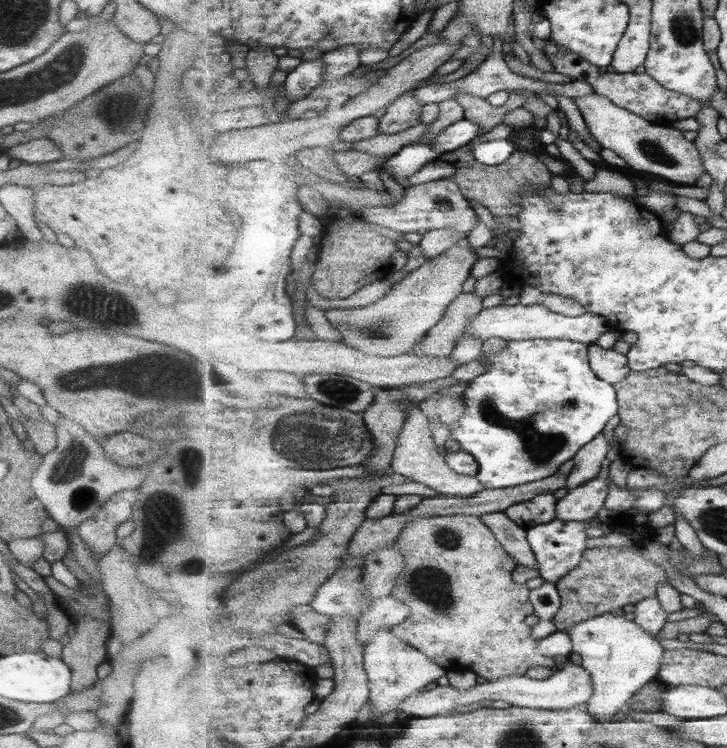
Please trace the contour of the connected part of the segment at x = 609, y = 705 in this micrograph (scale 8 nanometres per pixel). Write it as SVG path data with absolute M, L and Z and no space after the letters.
M606 613L586 622L581 622L574 628L566 630L566 633L570 633L570 636L574 639L575 657L590 672L593 683L597 688L588 708L590 714L599 718L601 724L606 724L618 712L627 711L627 706L635 694L647 684L658 680L661 674L662 663L664 663L664 657L666 657L665 646L630 615L616 616L613 613Z

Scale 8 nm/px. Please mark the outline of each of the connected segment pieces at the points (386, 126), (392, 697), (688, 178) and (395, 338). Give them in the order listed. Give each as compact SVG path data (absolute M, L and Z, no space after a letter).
M415 91L403 94L380 118L380 133L396 134L418 126L422 121L424 106Z
M384 627L371 638L365 648L365 662L372 682L371 700L375 716L400 711L401 704L407 698L424 692L432 682L438 682L442 676L449 674L424 651L400 638L392 627Z
M594 93L581 97L573 100L603 148L615 150L641 176L655 174L674 185L696 186L698 180L708 174L697 144L687 140L681 130L654 124L626 108L621 108L603 94Z
M465 238L448 252L409 273L380 302L348 309L332 305L326 310L328 318L345 335L346 343L366 354L395 357L410 353L419 338L428 336L438 321L445 317L449 306L464 294L464 282L472 276L472 268L480 258L474 253L469 239Z

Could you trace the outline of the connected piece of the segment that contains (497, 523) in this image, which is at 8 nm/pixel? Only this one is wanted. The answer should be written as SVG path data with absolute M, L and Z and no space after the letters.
M502 511L494 512L494 514L484 514L481 518L487 526L492 528L506 551L520 565L540 569L540 563L538 563L537 555L529 542L529 532L526 528L516 524L508 514Z

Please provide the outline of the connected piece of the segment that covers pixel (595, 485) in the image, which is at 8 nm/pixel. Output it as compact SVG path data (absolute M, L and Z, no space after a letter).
M604 472L592 480L573 488L559 501L556 518L566 522L584 522L596 519L606 506L610 496L610 484L604 478Z

